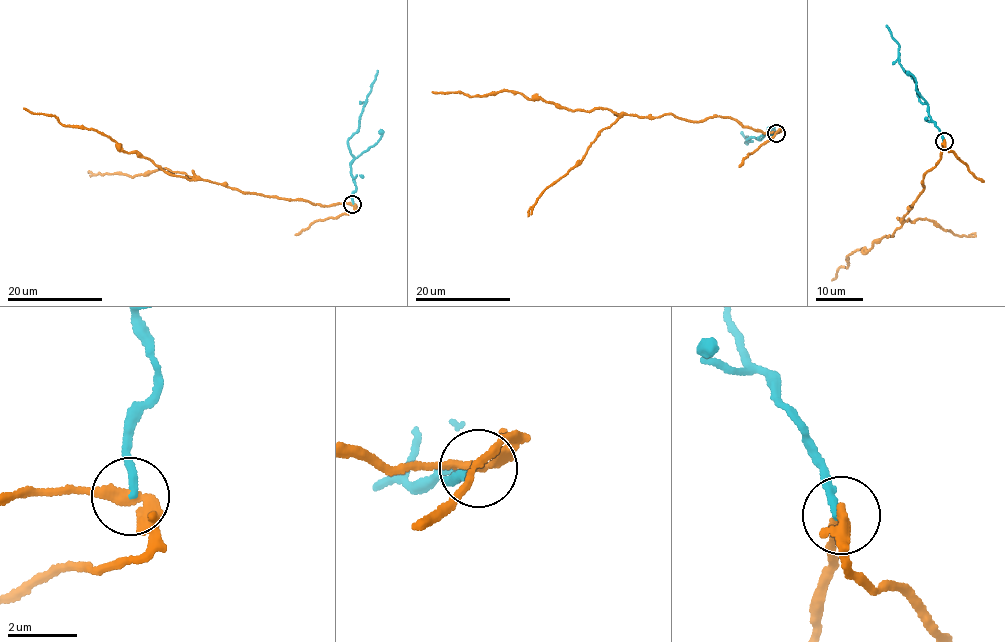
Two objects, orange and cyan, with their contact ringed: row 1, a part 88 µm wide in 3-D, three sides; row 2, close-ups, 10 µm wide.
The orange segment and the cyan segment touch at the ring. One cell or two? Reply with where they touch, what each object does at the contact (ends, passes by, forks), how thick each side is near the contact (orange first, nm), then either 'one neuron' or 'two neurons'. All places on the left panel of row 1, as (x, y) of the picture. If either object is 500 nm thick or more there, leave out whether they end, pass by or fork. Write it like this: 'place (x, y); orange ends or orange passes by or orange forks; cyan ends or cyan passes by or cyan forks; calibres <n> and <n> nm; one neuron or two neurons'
place (352, 204); orange passes by; cyan ends; calibres 280 and 200 nm; two neurons

